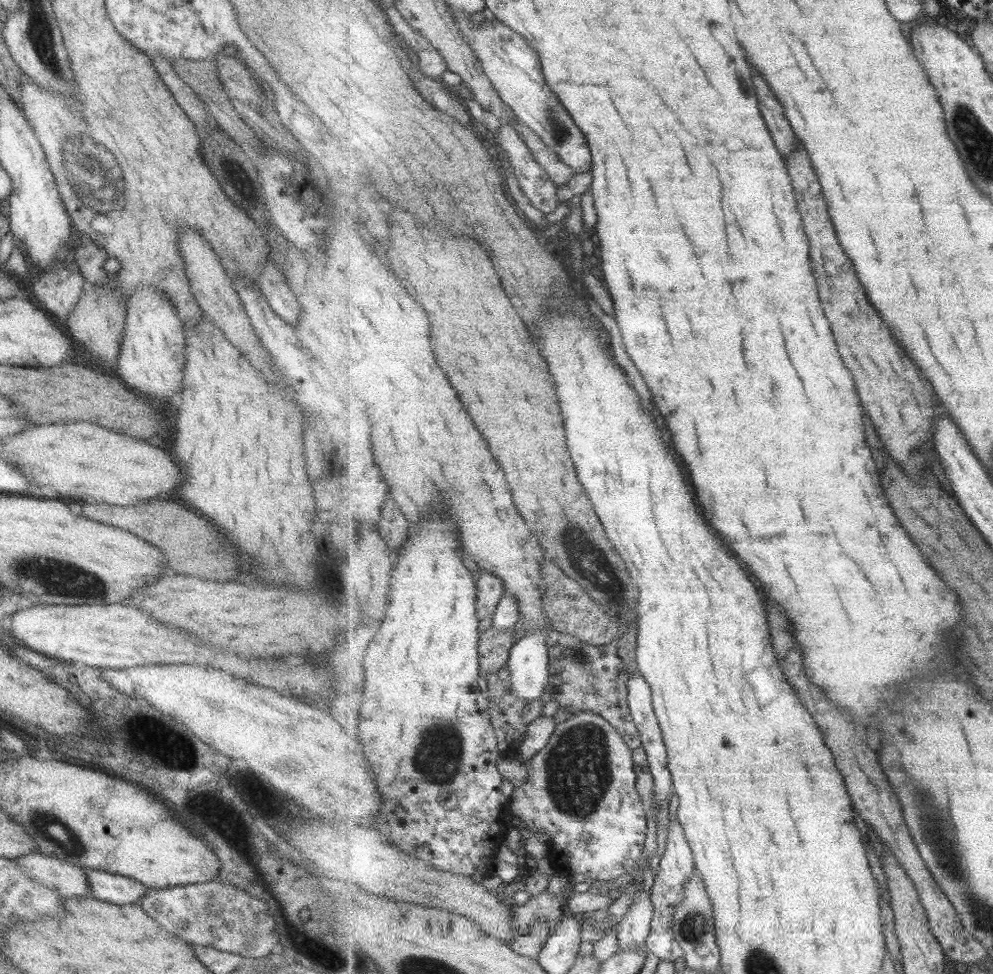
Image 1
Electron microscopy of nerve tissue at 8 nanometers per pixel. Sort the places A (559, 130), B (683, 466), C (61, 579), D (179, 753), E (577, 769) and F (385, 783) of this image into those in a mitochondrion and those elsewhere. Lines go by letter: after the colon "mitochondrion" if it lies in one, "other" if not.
A: mitochondrion
B: other
C: mitochondrion
D: mitochondrion
E: mitochondrion
F: other

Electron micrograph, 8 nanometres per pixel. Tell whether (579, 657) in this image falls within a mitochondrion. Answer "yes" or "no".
yes

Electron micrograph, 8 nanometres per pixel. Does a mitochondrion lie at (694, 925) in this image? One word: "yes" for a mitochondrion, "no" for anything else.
yes

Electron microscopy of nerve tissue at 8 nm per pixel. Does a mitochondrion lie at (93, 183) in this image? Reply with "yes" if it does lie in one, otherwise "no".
yes

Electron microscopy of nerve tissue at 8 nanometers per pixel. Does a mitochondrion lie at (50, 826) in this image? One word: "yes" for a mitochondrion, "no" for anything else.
yes

